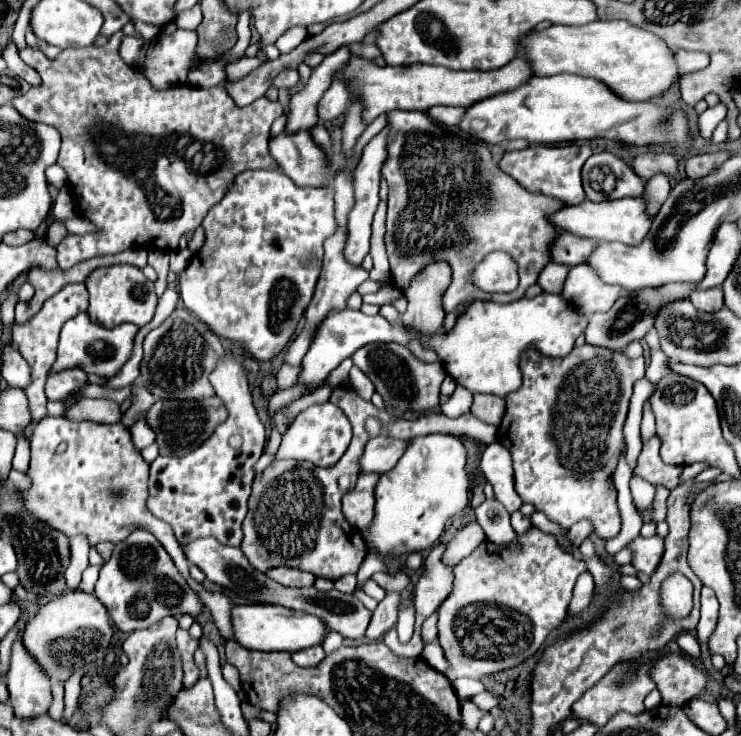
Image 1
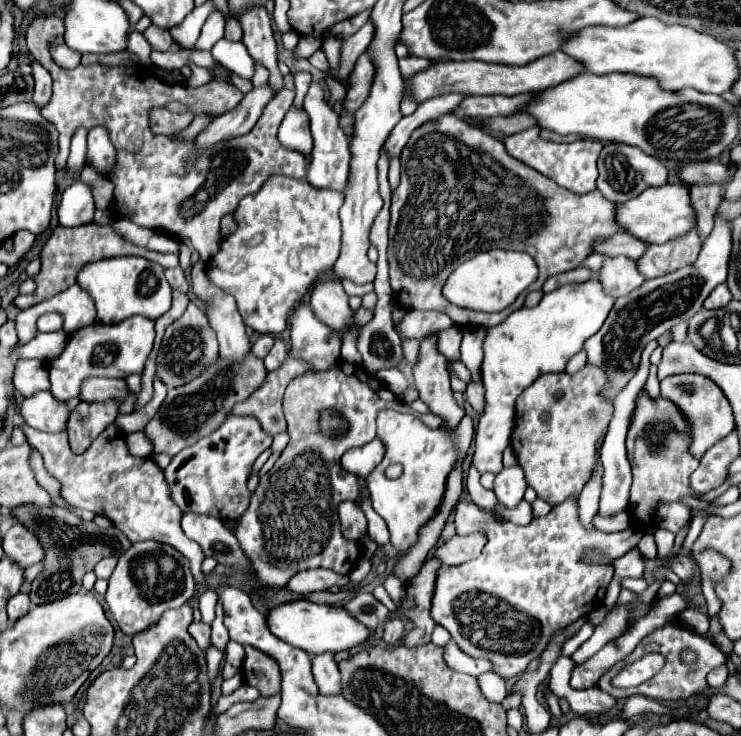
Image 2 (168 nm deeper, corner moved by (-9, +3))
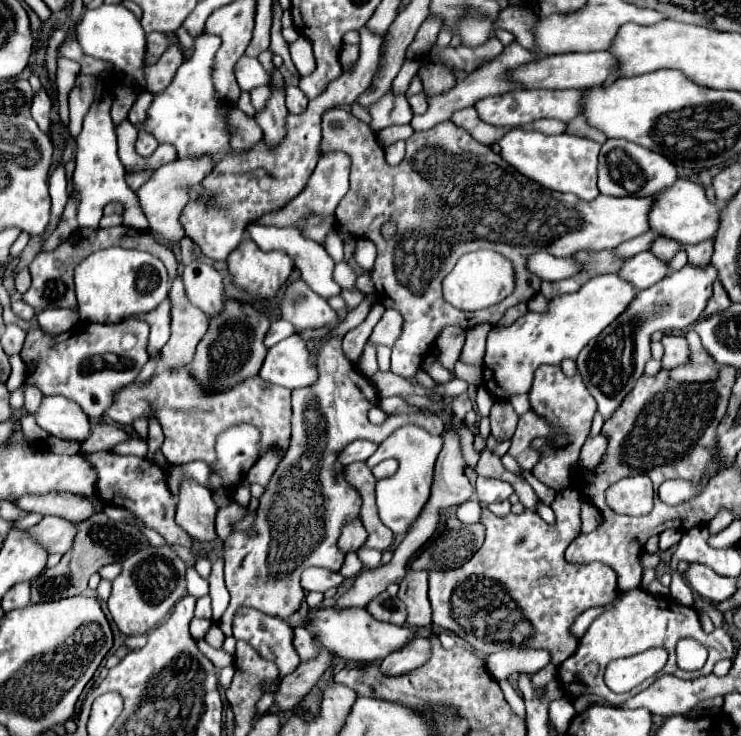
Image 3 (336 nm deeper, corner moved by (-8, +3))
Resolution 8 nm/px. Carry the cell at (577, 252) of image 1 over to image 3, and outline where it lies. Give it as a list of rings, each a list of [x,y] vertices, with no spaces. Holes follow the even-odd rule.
[[[656,238],[652,244],[650,244],[650,252],[660,258],[660,260],[670,260],[670,256],[674,256],[674,252],[678,252],[678,248],[682,248],[678,242],[670,240],[670,238]]]

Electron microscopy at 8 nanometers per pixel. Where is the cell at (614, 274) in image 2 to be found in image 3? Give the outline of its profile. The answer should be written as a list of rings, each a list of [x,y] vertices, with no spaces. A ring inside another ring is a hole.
[[[640,252],[638,256],[626,258],[622,268],[618,270],[618,276],[626,282],[630,282],[634,288],[644,290],[662,280],[666,276],[666,262],[658,260],[652,252]]]

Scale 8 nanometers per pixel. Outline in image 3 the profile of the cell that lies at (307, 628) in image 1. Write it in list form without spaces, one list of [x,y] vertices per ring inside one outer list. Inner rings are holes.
[[[314,608],[314,618],[306,624],[306,630],[318,640],[320,646],[330,650],[334,656],[344,660],[378,660],[390,652],[402,648],[412,636],[414,630],[408,626],[394,626],[380,620],[374,620],[364,608]]]

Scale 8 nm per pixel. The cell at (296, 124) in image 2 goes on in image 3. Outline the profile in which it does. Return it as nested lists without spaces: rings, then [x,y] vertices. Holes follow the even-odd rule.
[[[296,86],[286,88],[286,108],[290,114],[302,114],[308,108],[308,98]]]

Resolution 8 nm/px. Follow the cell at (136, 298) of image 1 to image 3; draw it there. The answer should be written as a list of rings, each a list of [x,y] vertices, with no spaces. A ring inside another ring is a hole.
[[[106,248],[90,254],[74,270],[80,320],[116,324],[134,314],[152,312],[170,290],[170,280],[162,260],[140,250]]]

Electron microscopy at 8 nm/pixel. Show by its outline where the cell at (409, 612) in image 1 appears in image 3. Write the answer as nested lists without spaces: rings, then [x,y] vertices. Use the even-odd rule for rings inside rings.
[[[362,548],[362,550],[358,550],[358,558],[362,560],[362,564],[364,566],[380,566],[380,556],[382,556],[382,552],[378,552],[378,550],[370,550],[370,548]]]

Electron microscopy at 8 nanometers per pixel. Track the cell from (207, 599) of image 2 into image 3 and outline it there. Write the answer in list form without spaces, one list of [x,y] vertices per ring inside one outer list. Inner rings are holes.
[[[190,566],[186,572],[186,582],[188,582],[188,594],[194,598],[202,598],[208,594],[208,580],[200,578],[200,574]]]

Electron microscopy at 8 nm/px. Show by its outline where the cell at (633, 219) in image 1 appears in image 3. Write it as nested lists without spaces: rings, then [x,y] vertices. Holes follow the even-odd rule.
[[[678,178],[672,186],[668,186],[666,190],[662,190],[660,194],[656,194],[652,208],[648,212],[648,224],[654,232],[662,234],[664,238],[672,238],[678,244],[686,246],[686,244],[698,244],[700,240],[712,238],[718,230],[718,204],[710,204],[706,200],[706,194],[702,190],[702,186]]]

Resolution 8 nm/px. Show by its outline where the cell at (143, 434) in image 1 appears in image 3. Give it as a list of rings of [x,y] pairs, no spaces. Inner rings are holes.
[[[126,440],[122,444],[116,444],[112,448],[112,452],[122,452],[122,454],[130,454],[130,456],[146,456],[148,454],[148,446],[144,440]]]

